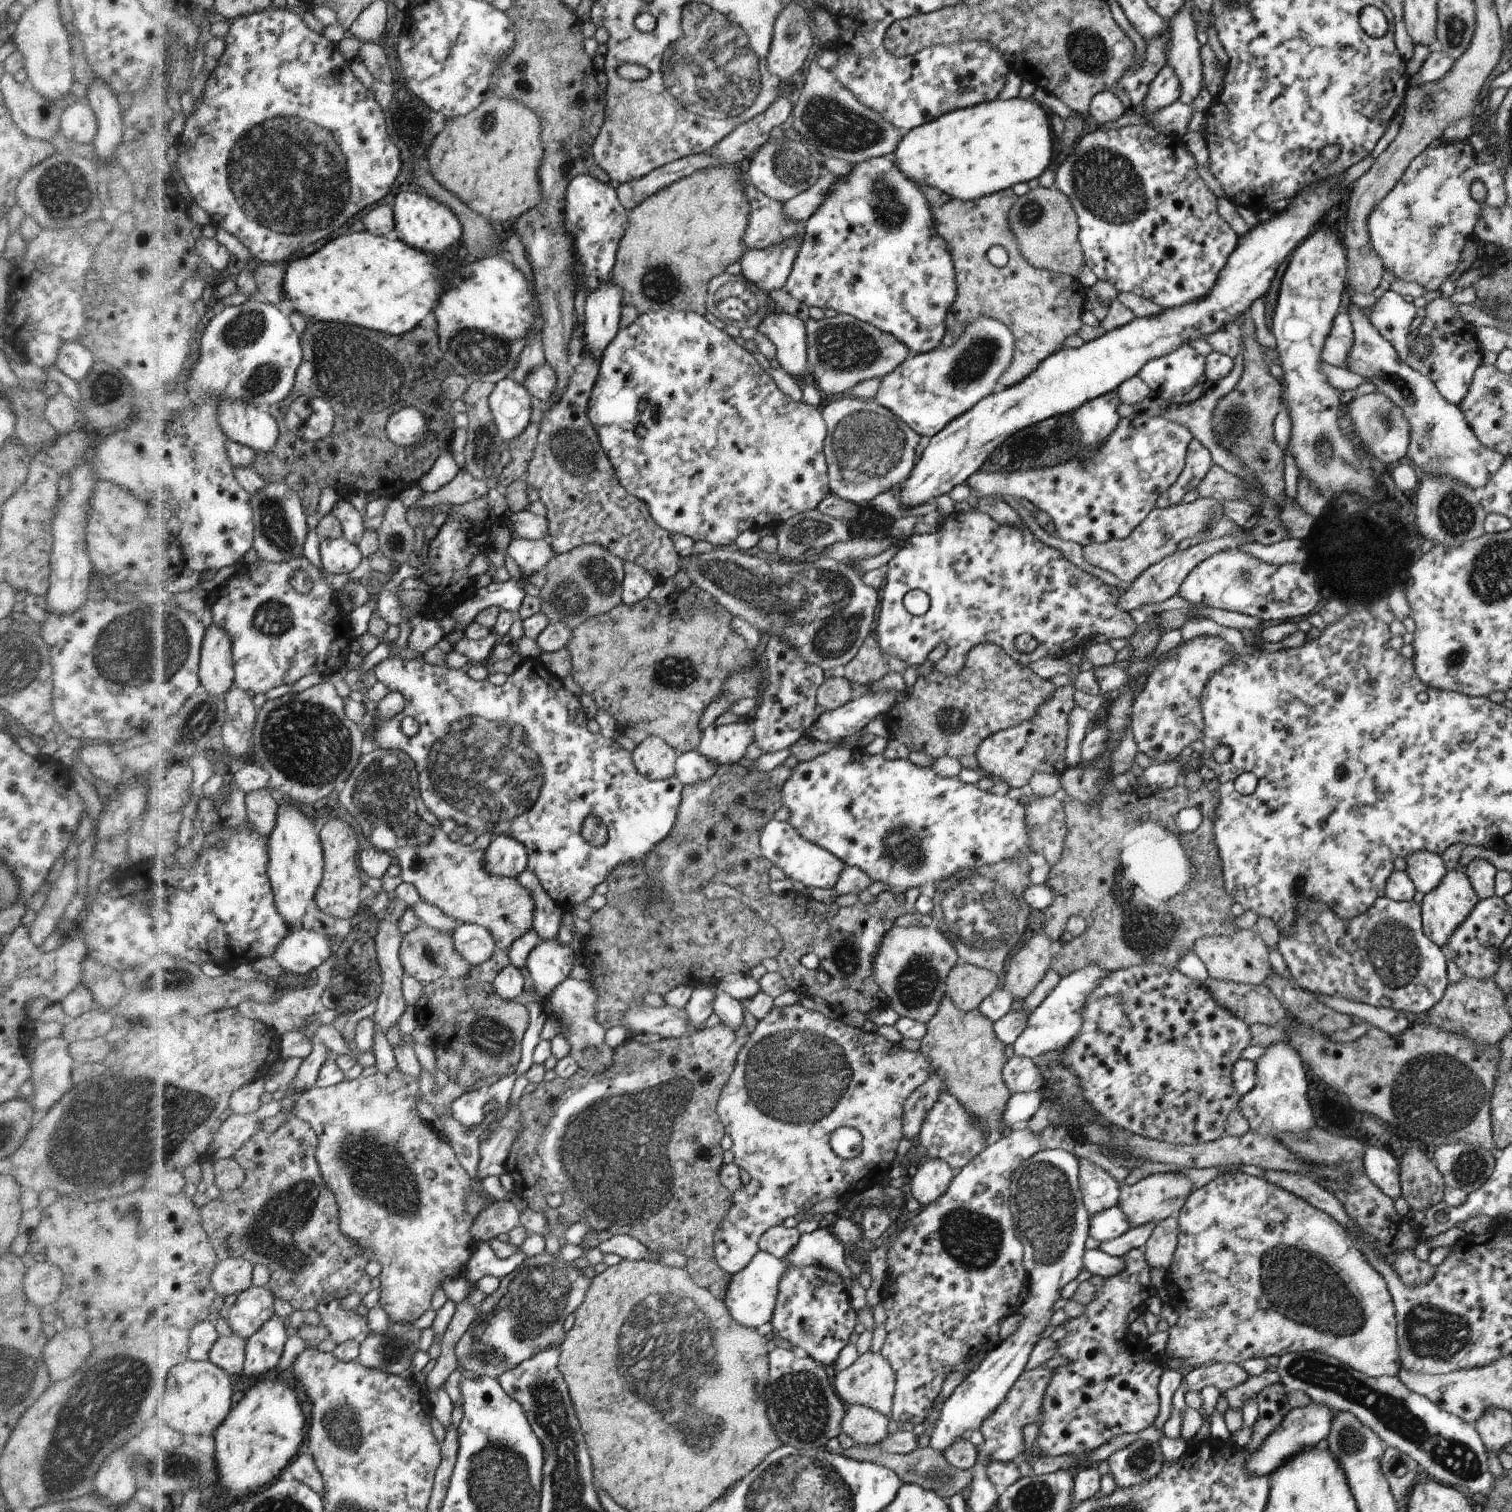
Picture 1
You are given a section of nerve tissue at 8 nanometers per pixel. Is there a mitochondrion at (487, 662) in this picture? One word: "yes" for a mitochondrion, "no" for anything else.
no

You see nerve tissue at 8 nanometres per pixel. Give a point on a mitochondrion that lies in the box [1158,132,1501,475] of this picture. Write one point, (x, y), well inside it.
(1402, 389)

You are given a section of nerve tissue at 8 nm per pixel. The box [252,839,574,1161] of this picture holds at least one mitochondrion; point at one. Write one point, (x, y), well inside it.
(491, 1037)

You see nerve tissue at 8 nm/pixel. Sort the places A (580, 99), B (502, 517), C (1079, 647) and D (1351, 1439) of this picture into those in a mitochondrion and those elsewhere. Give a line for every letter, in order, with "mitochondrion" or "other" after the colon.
A: other
B: other
C: other
D: mitochondrion

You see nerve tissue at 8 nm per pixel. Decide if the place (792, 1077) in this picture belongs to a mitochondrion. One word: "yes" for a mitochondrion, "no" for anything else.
yes

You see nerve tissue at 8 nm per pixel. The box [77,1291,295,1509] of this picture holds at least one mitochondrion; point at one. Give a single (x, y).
(172, 1464)

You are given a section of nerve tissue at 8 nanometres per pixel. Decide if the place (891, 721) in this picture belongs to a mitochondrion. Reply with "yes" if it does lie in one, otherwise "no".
no

